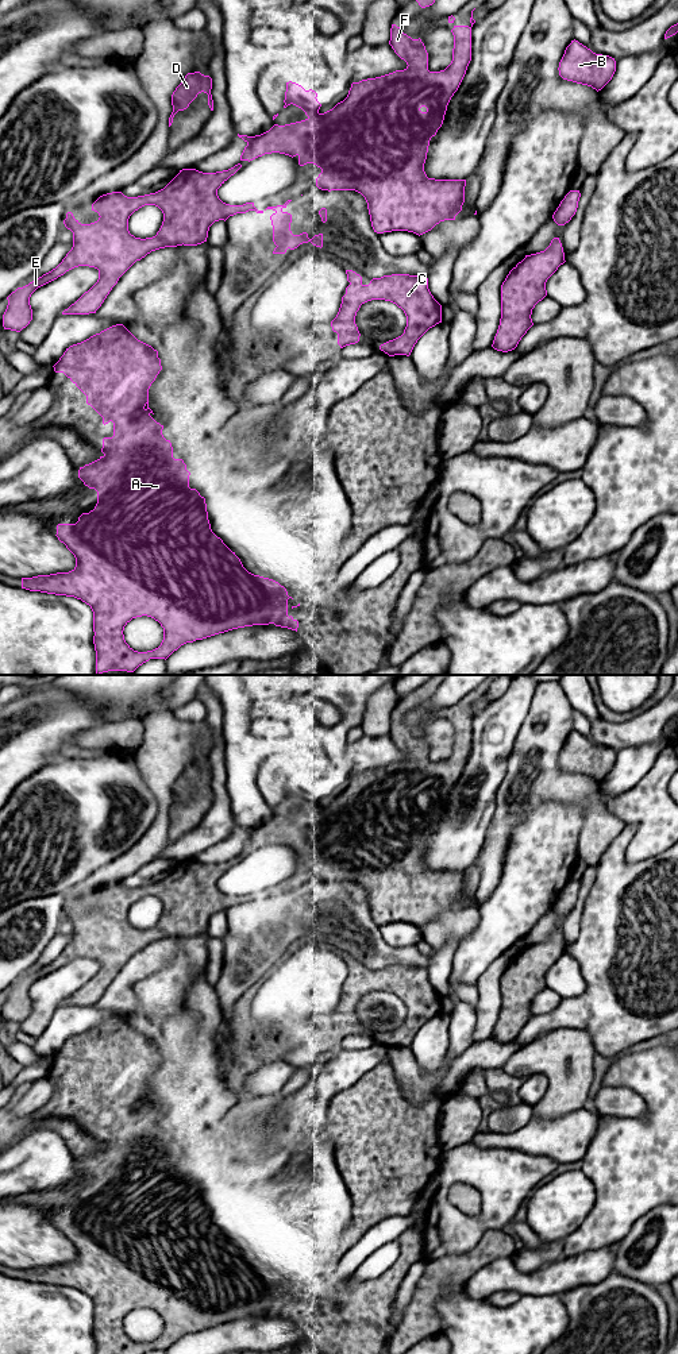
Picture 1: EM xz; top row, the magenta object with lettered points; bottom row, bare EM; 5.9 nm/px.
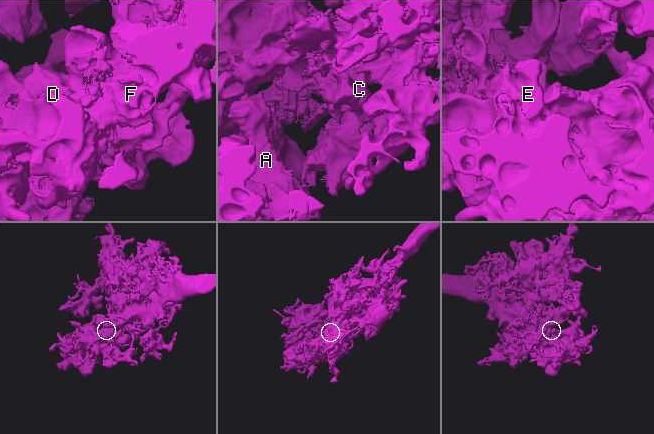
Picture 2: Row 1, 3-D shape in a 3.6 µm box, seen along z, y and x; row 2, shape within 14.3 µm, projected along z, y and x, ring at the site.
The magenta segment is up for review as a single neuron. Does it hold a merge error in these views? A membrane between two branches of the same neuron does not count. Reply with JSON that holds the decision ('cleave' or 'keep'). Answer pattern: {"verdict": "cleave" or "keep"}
{"verdict": "keep"}

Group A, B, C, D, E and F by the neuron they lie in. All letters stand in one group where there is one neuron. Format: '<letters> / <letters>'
A B C D E F

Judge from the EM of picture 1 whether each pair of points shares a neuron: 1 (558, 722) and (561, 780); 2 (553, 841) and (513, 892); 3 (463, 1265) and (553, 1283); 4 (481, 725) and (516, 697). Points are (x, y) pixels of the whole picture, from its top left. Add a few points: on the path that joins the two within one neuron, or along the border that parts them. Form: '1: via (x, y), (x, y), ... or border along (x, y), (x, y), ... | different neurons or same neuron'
1: via (550, 737), (550, 766) | same neuron
2: via (542, 853), (536, 870), (526, 880) | same neuron
3: border along (511, 1257), (500, 1257), (488, 1262), (463, 1285) | different neurons
4: via (489, 724), (508, 705) | same neuron

